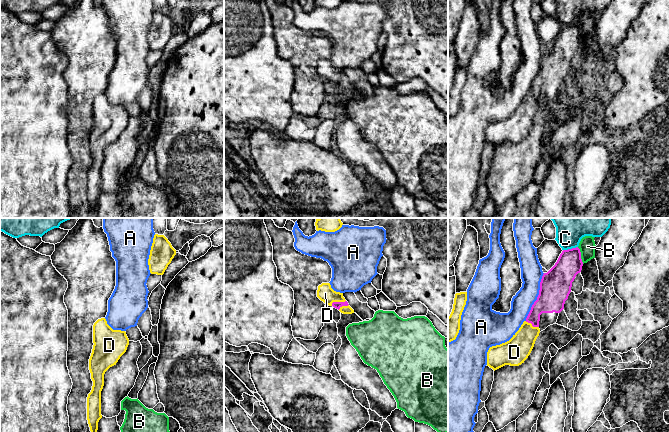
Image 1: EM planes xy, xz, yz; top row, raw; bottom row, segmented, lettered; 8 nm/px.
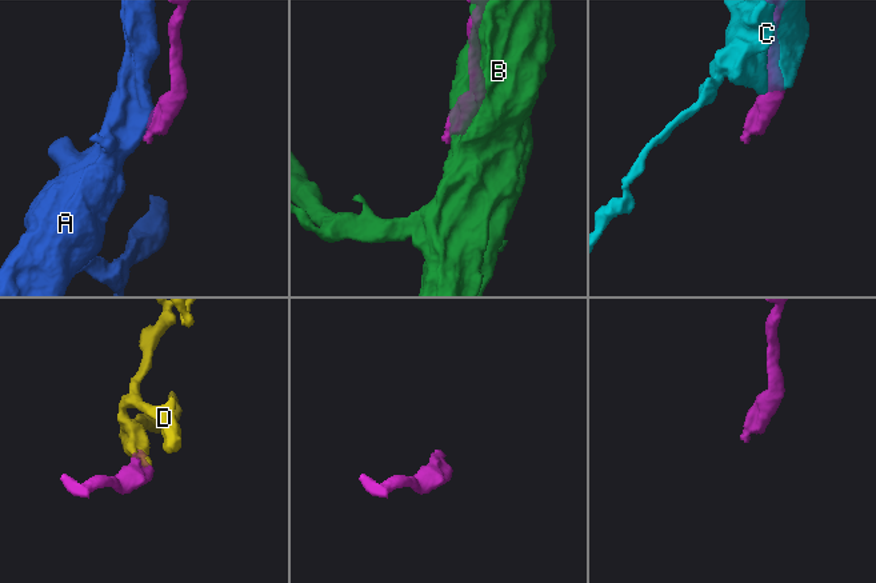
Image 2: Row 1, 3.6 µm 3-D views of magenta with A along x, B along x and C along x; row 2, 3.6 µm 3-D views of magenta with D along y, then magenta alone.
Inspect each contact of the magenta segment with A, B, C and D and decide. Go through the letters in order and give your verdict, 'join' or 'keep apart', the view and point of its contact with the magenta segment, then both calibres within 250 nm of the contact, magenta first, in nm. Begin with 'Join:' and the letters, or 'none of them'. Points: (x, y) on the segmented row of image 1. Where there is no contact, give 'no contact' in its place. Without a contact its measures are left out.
Join: D
A: keep apart; contact yz (537, 297); calibres 260 and 180 nm
B: keep apart; contact yz (580, 255); calibres 220 and 130 nm
C: keep apart; contact yz (570, 249); calibres 220 and 320 nm
D: join; contact xz (337, 302); calibres 60 and 140 nm

